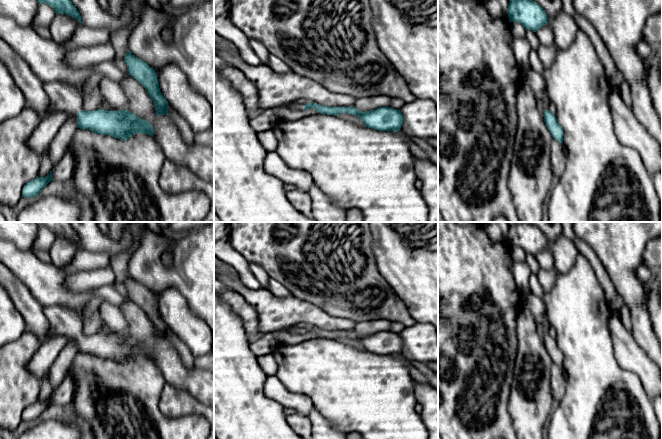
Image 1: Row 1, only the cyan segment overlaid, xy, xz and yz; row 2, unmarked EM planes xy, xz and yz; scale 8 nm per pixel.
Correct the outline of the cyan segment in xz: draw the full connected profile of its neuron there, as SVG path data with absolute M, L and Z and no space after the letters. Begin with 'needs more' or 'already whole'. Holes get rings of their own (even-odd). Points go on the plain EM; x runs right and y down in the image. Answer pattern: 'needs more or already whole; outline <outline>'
needs more; outline M296 326L286 328L287 331L295 334L307 334L315 332L318 337L338 340L340 337L355 339L361 343L365 351L378 355L398 356L403 347L403 340L398 333L392 331L380 331L370 335L359 335L353 330L350 331L329 331L316 327L299 328Z

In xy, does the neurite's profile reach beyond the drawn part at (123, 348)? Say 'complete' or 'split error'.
split error

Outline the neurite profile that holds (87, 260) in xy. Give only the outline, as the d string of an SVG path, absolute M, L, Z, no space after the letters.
M80 248L71 262L65 266L60 267L66 275L81 270L94 270L110 266L111 258L104 252L92 252Z

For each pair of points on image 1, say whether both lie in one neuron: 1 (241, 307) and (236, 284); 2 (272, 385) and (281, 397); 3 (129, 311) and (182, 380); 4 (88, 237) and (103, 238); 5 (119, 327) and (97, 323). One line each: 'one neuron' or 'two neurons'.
1: two neurons
2: one neuron
3: one neuron
4: one neuron
5: two neurons

